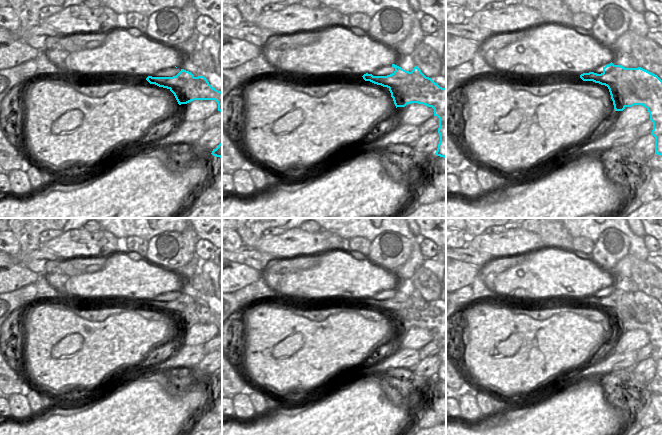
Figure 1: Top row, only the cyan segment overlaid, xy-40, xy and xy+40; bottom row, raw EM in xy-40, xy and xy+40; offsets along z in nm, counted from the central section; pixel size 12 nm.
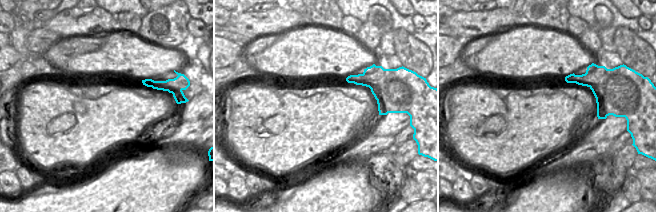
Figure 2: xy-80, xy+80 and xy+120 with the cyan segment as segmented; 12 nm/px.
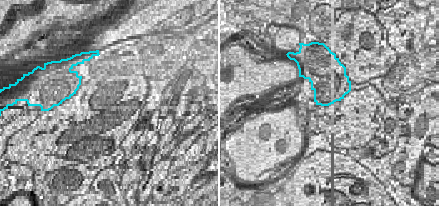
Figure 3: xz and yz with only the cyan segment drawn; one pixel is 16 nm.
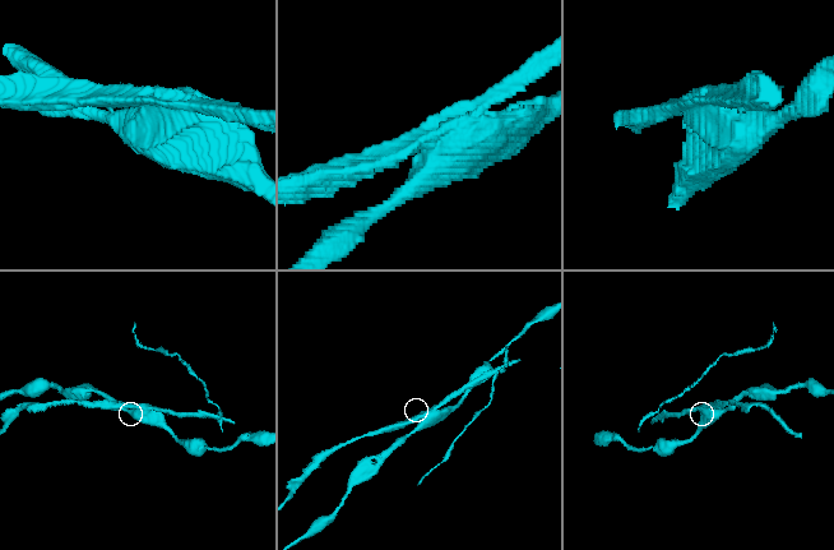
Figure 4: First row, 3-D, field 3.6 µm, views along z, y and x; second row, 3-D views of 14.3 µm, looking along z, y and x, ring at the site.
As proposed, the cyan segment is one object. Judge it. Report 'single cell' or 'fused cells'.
fused cells

